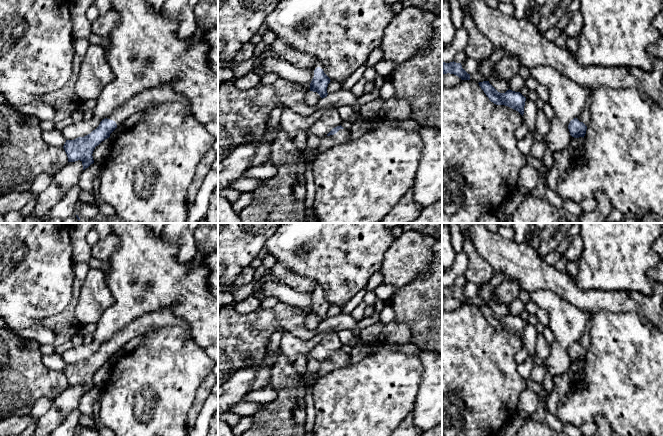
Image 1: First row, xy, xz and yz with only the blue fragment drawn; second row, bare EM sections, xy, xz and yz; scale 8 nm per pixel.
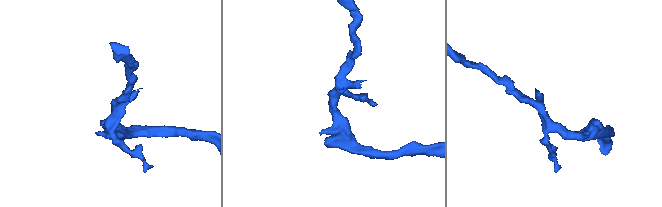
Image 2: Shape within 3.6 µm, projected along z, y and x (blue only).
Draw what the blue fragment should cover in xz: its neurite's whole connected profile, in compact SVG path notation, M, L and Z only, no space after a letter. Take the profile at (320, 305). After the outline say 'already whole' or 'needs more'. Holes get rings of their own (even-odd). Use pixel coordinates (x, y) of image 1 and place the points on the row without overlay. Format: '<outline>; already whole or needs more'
M317 291L314 294L314 301L310 307L310 315L317 316L323 323L328 319L327 311L330 305L330 302L324 297L323 293Z; already whole

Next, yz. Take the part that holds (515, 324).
M489 305L479 306L478 308L491 326L496 329L508 330L518 335L523 340L526 321L520 316L509 313L505 317L500 317L489 307Z; already whole

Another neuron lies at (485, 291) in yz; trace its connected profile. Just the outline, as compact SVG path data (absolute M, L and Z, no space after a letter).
M494 272L492 278L479 286L477 297L485 301L485 303L500 317L505 317L509 314L509 308L505 305L499 305L493 300L494 290L503 281L504 275L501 272Z

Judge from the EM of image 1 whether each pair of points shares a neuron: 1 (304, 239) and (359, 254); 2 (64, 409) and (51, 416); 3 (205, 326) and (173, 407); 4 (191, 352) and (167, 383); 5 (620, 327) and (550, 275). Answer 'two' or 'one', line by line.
1: one
2: one
3: two
4: one
5: two

